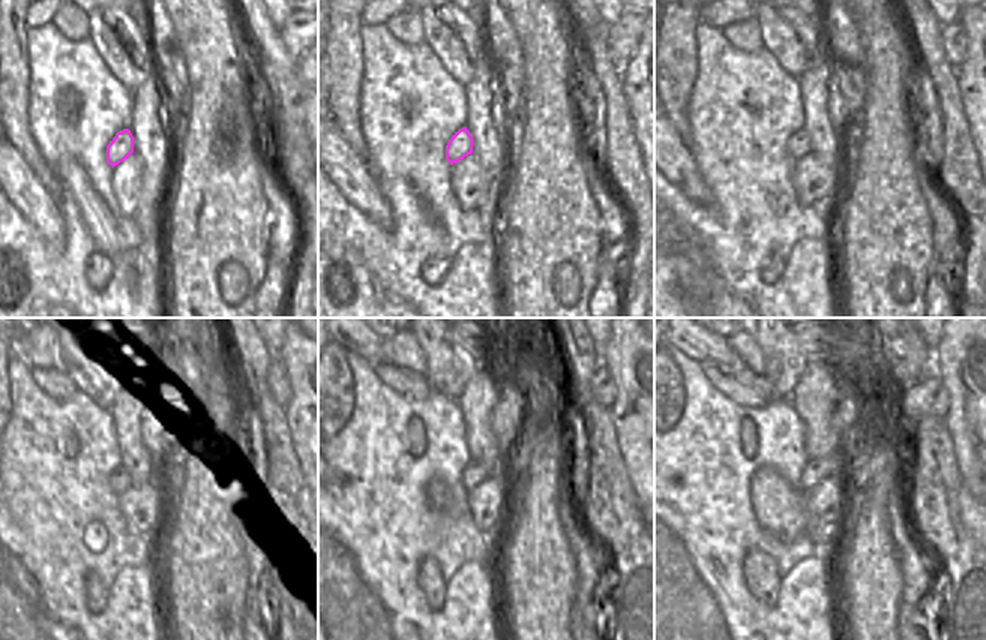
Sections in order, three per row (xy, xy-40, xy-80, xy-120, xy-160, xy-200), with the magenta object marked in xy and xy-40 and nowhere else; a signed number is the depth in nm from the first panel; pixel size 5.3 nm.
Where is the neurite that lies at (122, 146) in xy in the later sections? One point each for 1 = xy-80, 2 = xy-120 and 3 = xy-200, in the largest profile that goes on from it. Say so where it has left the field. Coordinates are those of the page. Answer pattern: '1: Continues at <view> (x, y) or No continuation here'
1: Continues at xy-80 (797, 146)
2: Continues at xy-120 (120, 480)
3: Continues at xy-200 (817, 469)

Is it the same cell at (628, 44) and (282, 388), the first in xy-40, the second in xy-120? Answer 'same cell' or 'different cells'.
same cell

